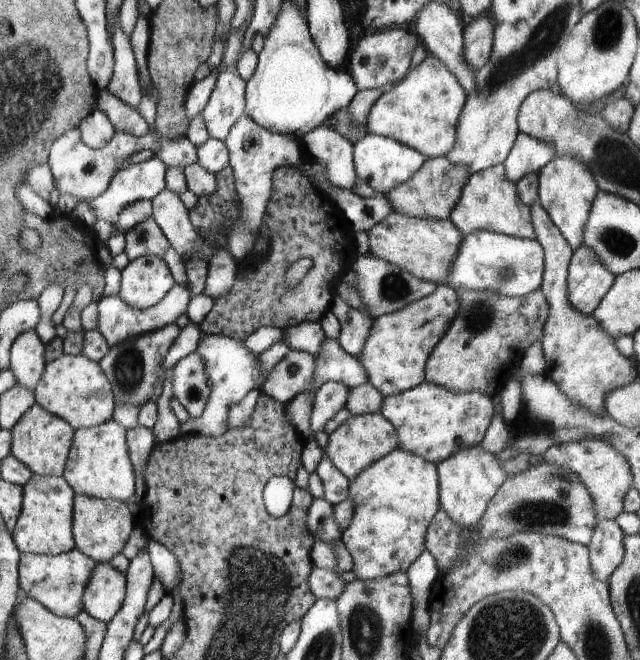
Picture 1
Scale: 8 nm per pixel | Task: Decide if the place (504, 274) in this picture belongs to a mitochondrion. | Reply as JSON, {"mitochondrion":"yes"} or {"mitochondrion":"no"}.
{"mitochondrion":"yes"}

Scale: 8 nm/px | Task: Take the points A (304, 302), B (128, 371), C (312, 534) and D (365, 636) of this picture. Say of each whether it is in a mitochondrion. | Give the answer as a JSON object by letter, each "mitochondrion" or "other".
{"A":"other","B":"mitochondrion","C":"other","D":"mitochondrion"}

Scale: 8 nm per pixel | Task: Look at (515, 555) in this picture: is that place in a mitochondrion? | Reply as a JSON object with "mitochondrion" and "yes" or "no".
{"mitochondrion":"yes"}

